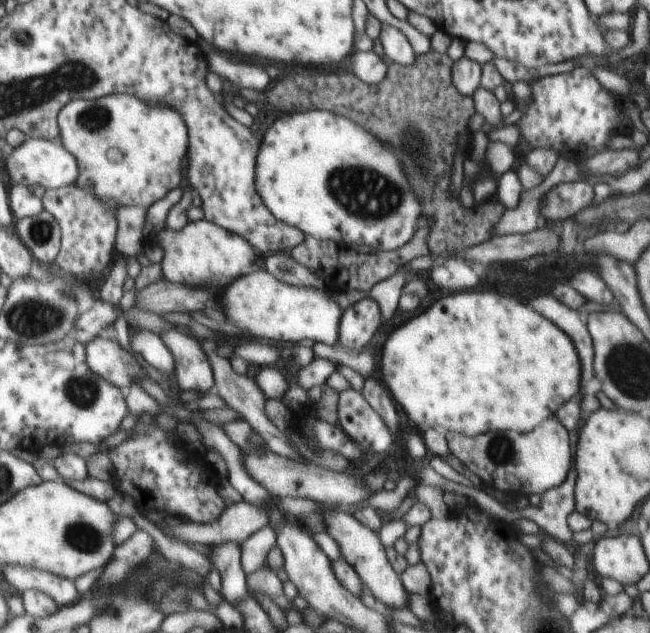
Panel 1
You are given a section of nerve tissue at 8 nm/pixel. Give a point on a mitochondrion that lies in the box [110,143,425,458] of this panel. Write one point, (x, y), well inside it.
(366, 193)

